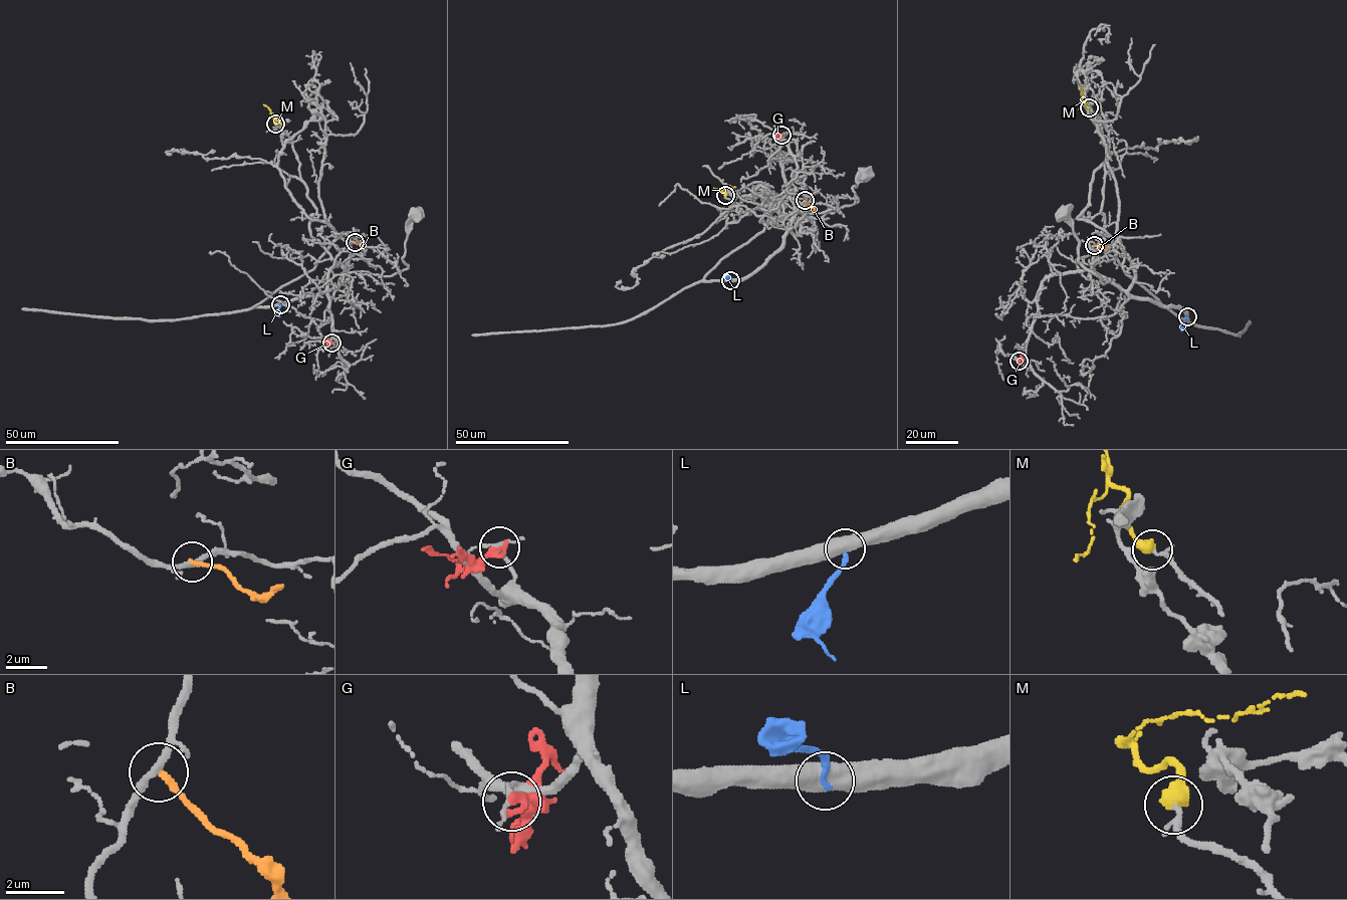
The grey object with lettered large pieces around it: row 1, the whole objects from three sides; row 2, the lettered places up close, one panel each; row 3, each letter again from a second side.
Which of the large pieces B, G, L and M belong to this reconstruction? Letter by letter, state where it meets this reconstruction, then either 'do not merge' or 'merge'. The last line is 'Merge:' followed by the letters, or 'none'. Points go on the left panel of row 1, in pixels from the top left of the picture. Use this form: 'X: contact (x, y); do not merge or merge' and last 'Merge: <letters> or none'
B: contact (355, 242); do not merge
G: contact (331, 343); do not merge
L: contact (280, 304); do not merge
M: contact (275, 124); merge
Merge: M

